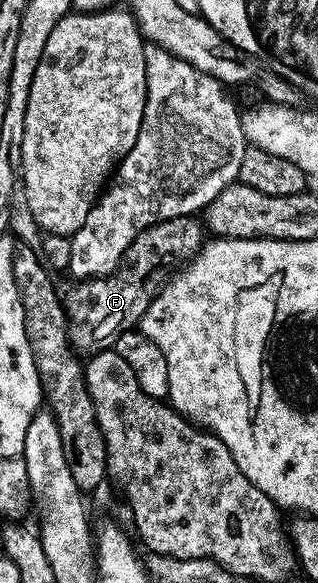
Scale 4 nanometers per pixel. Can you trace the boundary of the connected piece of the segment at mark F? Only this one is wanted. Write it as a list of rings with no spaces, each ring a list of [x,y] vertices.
[[[192,216],[161,221],[144,229],[130,243],[121,256],[120,267],[112,273],[78,280],[77,286],[63,297],[65,317],[69,320],[69,342],[74,350],[81,355],[92,354],[108,342],[105,341],[108,337],[113,339],[122,331],[132,330],[162,286],[201,252],[201,233],[202,222]]]

